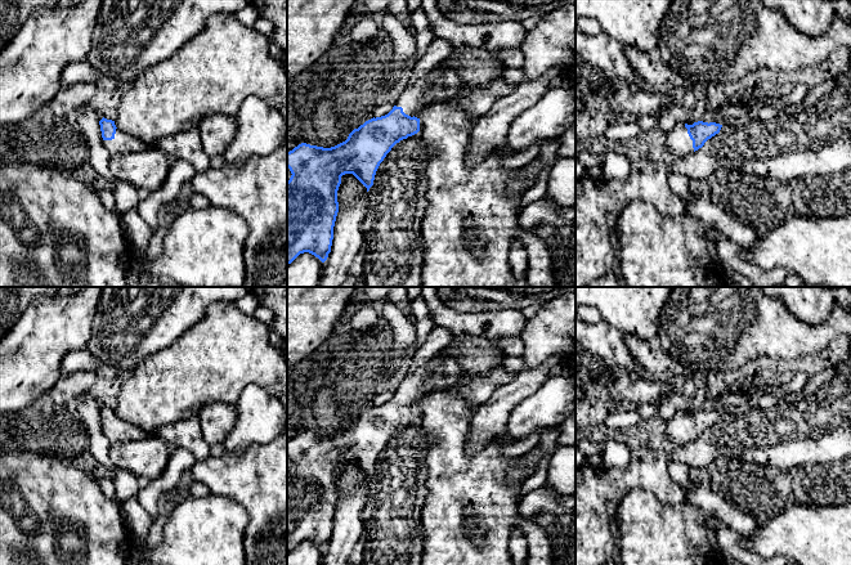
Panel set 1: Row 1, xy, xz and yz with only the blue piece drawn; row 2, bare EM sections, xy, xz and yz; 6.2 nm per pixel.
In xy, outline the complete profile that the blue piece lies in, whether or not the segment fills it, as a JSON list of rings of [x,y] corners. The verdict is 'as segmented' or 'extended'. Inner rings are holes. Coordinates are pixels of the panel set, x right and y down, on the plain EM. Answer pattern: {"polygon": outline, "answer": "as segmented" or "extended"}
{"polygon": [[[102,407],[99,409],[103,434],[109,440],[111,444],[142,440],[148,436],[154,435],[154,431],[145,431],[139,426],[129,423],[118,418],[115,409]]], "answer": "extended"}

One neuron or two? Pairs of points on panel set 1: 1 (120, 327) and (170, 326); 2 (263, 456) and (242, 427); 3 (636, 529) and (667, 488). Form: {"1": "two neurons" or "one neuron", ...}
{"1": "one neuron", "2": "two neurons", "3": "two neurons"}

